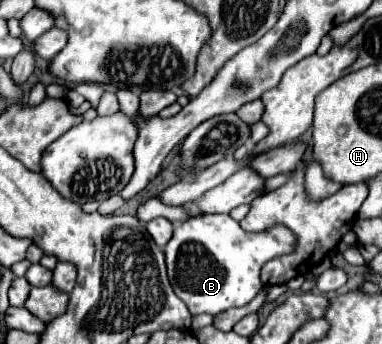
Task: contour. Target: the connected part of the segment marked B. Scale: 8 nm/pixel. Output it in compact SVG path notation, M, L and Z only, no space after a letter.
M229 214L197 216L197 218L191 218L191 220L183 222L183 224L177 224L175 232L173 232L173 238L165 246L169 280L171 280L171 286L173 286L175 294L187 304L191 316L197 316L197 314L215 316L215 314L221 314L229 308L249 304L257 296L257 292L263 290L263 282L261 282L263 264L267 260L275 258L275 256L291 252L293 244L295 244L293 234L287 228L281 228L281 226L275 226L267 232L249 234Z

